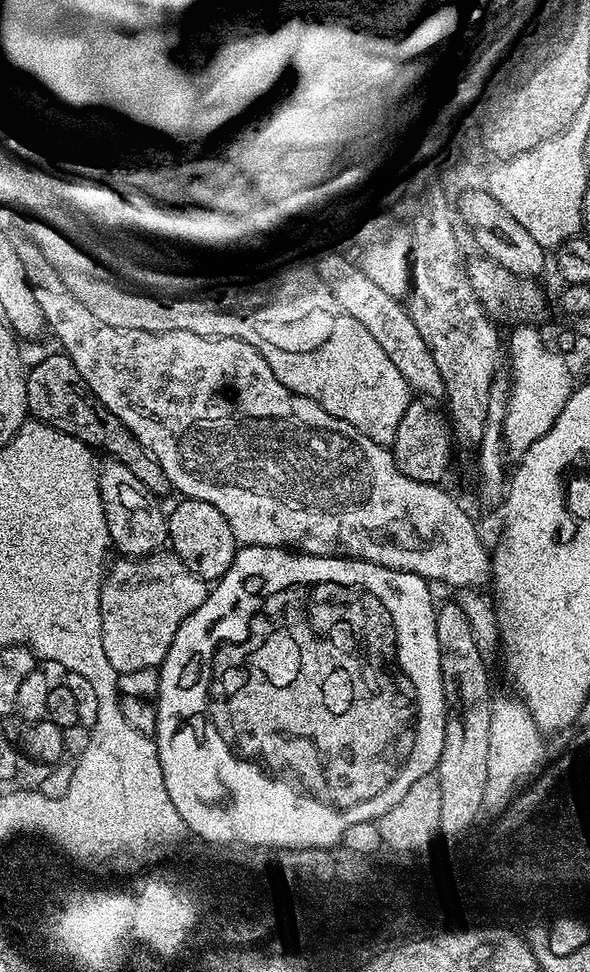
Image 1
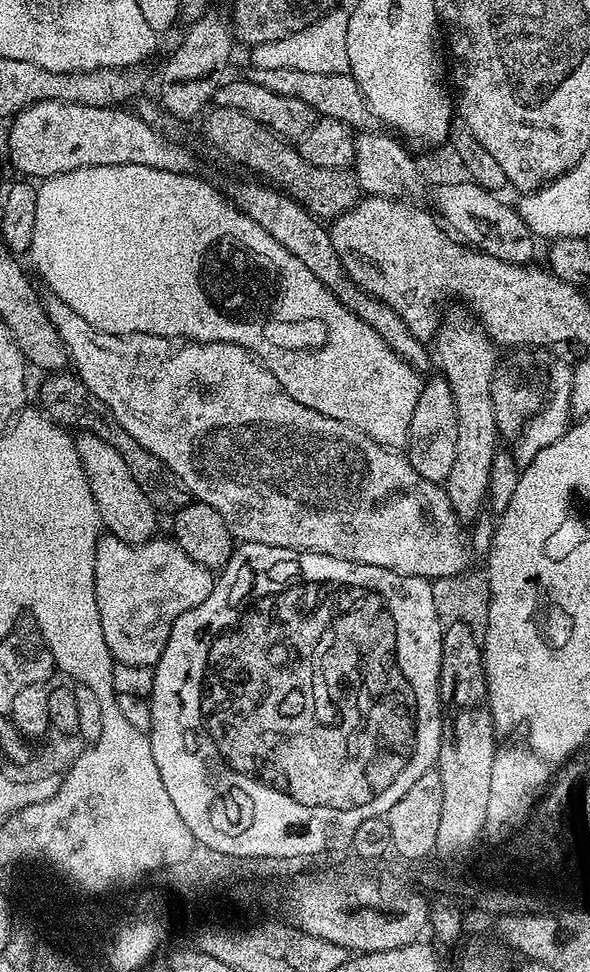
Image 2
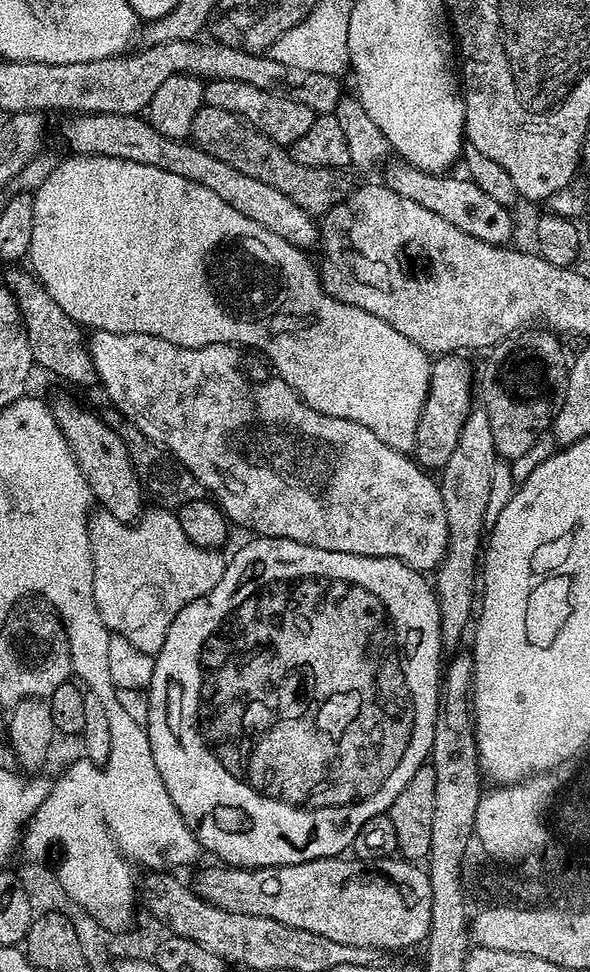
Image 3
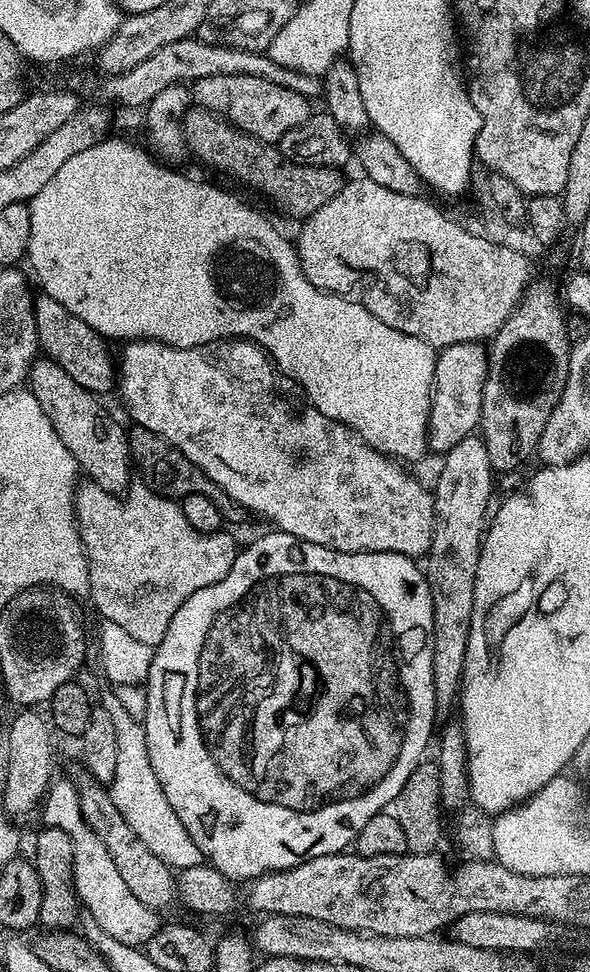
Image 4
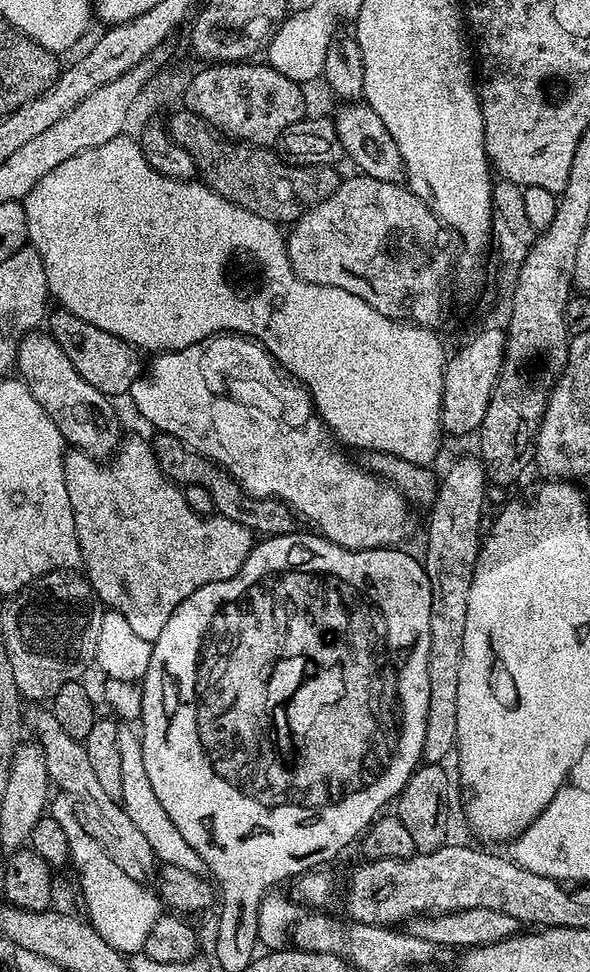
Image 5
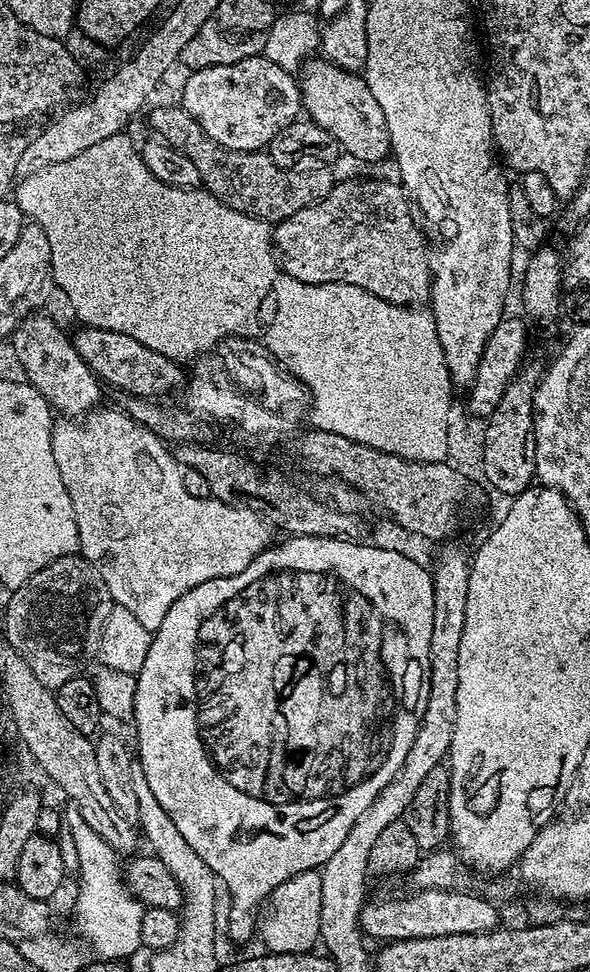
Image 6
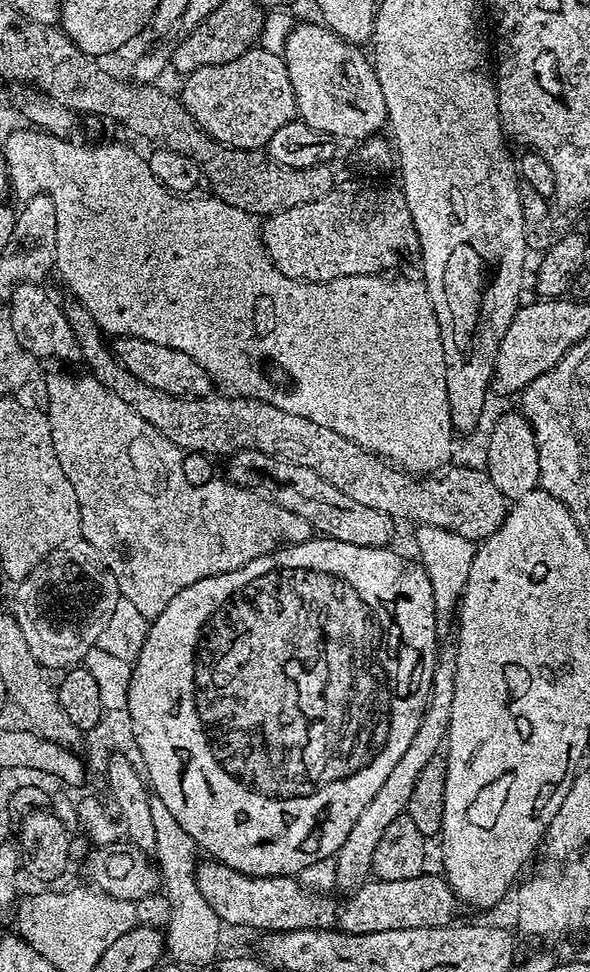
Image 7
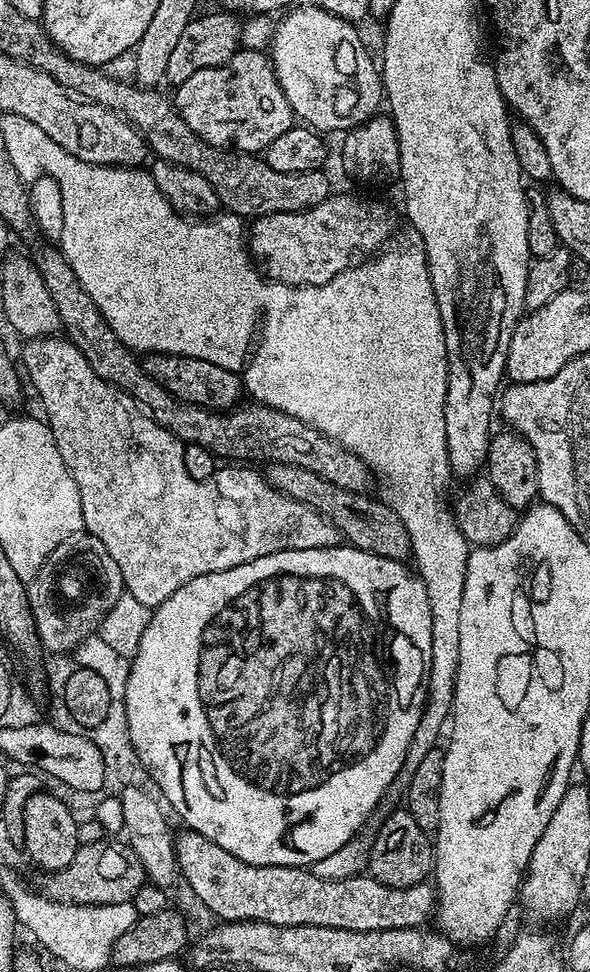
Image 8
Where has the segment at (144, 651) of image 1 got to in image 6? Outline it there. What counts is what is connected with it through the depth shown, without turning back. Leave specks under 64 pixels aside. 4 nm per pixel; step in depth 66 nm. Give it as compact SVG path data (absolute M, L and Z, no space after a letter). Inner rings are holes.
M97 407L79 418L60 418L53 423L54 463L58 465L58 474L62 474L62 486L66 486L66 494L70 494L70 506L74 506L74 522L80 539L79 555L90 561L94 570L98 570L102 582L106 582L106 590L110 590L113 605L130 610L130 614L134 614L134 618L138 618L138 622L142 622L142 626L154 630L158 626L162 626L162 618L166 618L170 606L174 606L174 602L178 602L178 598L182 598L182 594L194 590L194 586L202 586L202 582L210 582L214 578L226 578L246 570L246 566L250 566L250 562L254 562L263 554L264 549L273 543L274 532L268 521L259 512L247 506L224 504L215 498L211 500L190 498L190 494L186 494L184 485L185 469L176 461L169 445L160 437L155 436L146 426L142 426L136 420L131 420L128 413L119 407L104 407Z

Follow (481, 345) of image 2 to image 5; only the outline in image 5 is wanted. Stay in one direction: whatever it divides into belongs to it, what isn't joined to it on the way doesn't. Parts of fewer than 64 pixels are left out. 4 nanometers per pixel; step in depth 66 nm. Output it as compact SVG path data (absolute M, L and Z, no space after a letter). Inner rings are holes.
M475 455L456 460L442 476L436 492L436 501L428 520L428 549L422 555L422 563L430 582L430 654L426 674L430 674L430 706L426 710L426 738L424 739L425 764L438 764L453 755L458 734L458 669L462 666L462 638L466 634L466 605L470 599L470 586L474 578L474 566L478 562L482 543L480 519L484 516L484 465Z

